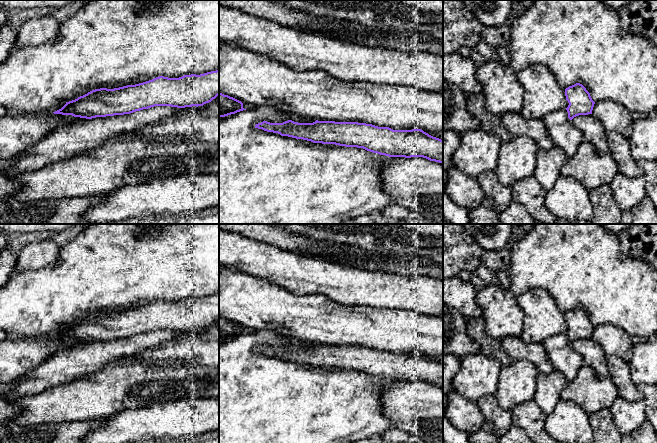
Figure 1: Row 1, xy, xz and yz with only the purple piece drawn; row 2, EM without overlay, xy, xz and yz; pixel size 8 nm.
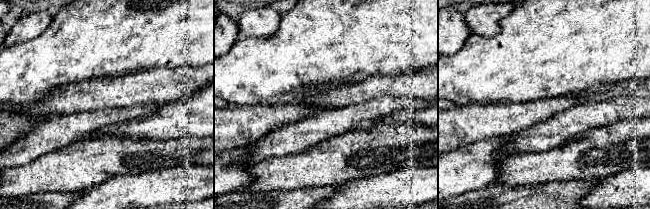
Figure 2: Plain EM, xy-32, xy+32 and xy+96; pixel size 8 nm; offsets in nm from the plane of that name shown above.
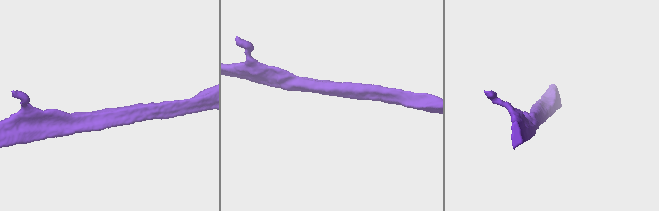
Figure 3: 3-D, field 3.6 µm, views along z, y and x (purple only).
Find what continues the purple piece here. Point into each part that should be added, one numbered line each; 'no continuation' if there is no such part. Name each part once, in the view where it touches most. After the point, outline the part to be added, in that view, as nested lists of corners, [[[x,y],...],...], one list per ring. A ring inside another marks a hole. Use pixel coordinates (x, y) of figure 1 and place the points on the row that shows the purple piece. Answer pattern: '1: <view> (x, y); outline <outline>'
no continuation

